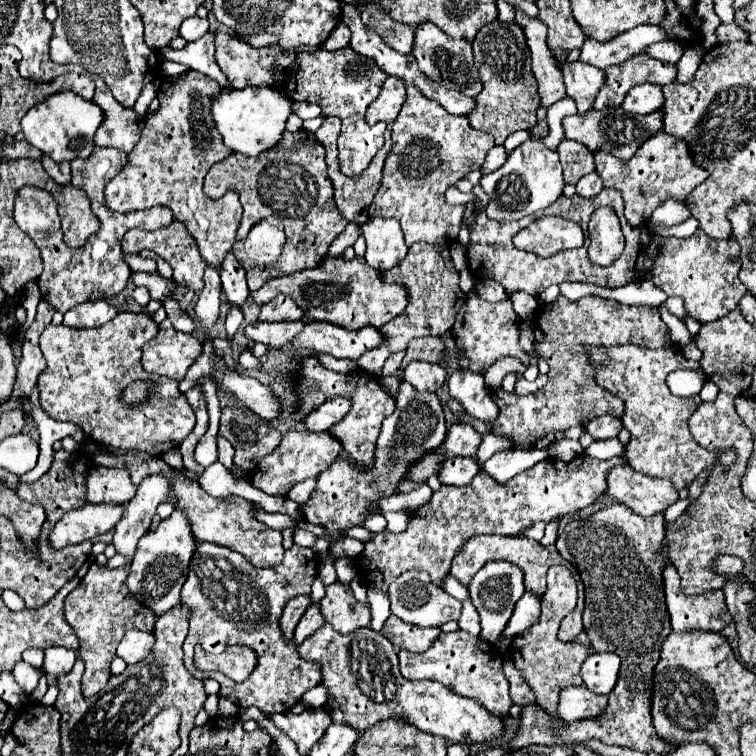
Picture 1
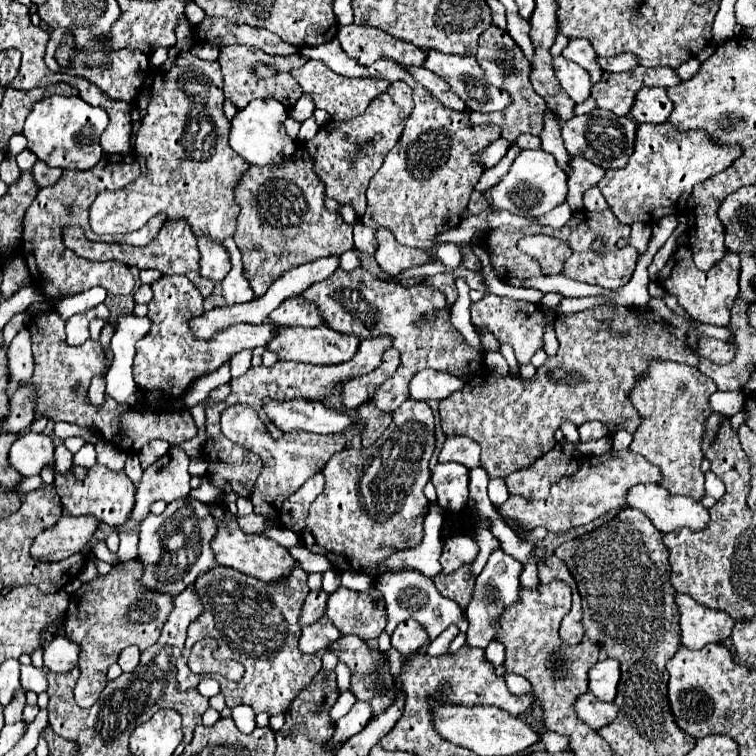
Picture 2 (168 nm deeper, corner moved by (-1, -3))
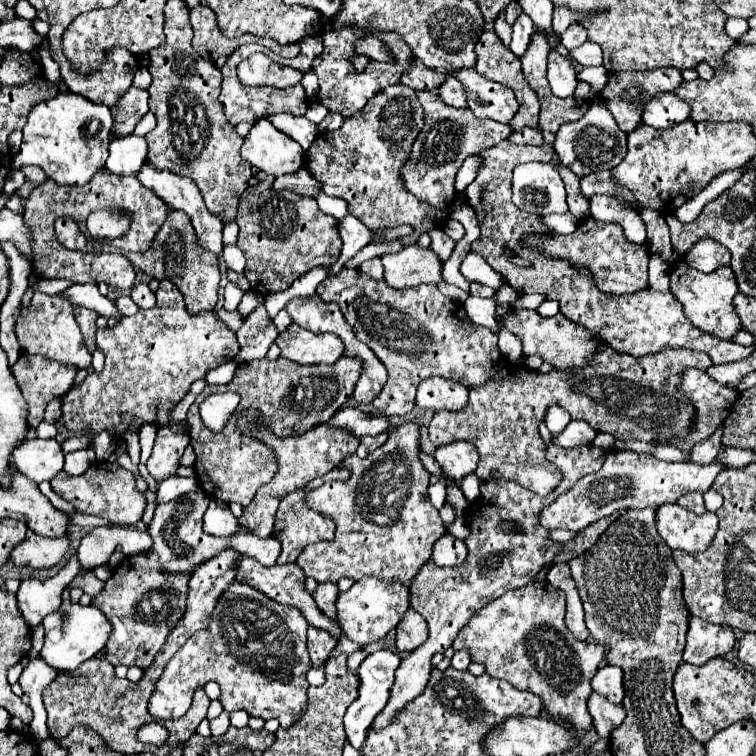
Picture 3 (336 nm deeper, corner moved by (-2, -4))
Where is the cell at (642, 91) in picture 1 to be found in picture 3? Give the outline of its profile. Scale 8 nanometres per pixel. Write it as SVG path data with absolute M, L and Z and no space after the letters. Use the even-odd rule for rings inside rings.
M660 92L644 108L642 122L652 128L672 128L690 116L690 106L676 94Z

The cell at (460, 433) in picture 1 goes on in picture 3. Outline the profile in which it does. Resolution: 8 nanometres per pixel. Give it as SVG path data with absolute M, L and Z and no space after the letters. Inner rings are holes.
M452 442L440 446L434 452L434 458L442 466L442 470L456 482L460 482L466 474L474 472L478 466L478 452L470 442Z

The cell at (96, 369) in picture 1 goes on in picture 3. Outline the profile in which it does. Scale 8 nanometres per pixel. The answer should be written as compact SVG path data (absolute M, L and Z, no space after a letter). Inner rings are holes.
M34 292L32 304L24 308L18 316L16 334L26 354L46 356L60 364L72 364L76 368L86 368L86 370L90 370L92 366L92 354L86 350L86 344L80 336L78 324L74 320L72 304L66 302L62 296L48 296L42 292Z

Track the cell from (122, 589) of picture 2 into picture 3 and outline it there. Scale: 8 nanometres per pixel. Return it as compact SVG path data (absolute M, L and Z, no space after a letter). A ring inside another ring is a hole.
M152 552L124 558L114 574L106 580L102 592L92 598L92 606L100 608L100 612L106 614L108 622L112 624L110 638L96 656L102 656L114 666L124 664L138 666L142 670L148 668L162 648L166 636L184 614L188 580L190 572L164 572L158 564L158 556Z

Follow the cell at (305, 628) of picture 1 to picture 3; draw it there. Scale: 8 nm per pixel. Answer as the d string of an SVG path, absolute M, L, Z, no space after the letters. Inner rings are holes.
M314 626L308 628L308 652L310 652L312 666L320 666L328 658L334 646L336 646L336 638L330 636L330 632Z

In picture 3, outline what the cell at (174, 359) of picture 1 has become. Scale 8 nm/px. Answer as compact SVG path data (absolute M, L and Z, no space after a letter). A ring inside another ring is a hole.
M160 280L156 290L156 306L150 310L140 310L138 314L124 318L112 328L98 330L98 348L106 356L106 364L102 372L92 372L80 386L70 388L62 396L62 416L66 426L74 432L86 430L98 434L100 430L108 430L112 436L120 436L132 422L142 424L158 424L164 426L168 420L168 412L186 396L190 386L196 380L202 380L210 368L216 368L224 362L230 362L240 352L240 344L234 330L228 330L226 324L212 312L190 314L184 304L182 292L170 280Z

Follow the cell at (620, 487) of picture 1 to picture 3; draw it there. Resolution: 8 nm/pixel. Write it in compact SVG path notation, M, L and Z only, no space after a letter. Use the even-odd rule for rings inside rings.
M662 504L656 510L656 530L672 550L702 552L714 540L718 518L714 512L696 516L678 504Z

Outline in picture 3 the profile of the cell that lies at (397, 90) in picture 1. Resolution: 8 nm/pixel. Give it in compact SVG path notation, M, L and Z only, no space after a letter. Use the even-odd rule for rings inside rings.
M398 82L370 98L364 110L346 118L338 130L318 134L308 148L306 166L322 184L324 194L348 200L350 212L368 228L384 230L400 224L414 226L416 232L404 238L406 244L414 244L422 232L440 226L442 220L442 212L418 198L414 198L414 202L394 202L400 192L400 166L408 160L410 146L422 130L422 124L422 106L416 92Z

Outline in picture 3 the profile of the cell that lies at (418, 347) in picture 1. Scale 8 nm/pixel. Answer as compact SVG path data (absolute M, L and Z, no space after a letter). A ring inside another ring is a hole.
M342 268L318 284L316 294L326 302L336 302L360 342L384 362L388 382L374 398L374 408L384 416L406 416L412 412L416 386L428 376L444 376L466 388L482 386L502 366L498 338L490 328L474 326L458 302L446 298L438 286L396 290L386 282L376 282L354 268ZM454 302L454 304L452 304Z

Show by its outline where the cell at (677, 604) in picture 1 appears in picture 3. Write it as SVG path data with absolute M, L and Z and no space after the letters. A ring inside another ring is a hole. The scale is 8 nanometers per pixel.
M690 616L688 640L684 660L690 664L706 664L716 656L724 656L734 648L734 632L724 624L708 624L696 616Z

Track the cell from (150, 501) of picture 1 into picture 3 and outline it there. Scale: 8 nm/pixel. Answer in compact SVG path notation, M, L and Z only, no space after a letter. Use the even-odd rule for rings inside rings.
M164 426L158 430L152 456L148 460L148 472L156 482L176 476L184 448L190 442L188 426Z

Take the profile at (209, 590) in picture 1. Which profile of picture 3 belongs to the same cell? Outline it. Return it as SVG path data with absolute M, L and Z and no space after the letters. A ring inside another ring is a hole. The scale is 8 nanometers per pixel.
M234 580L230 588L220 596L208 628L194 632L194 636L188 638L182 650L178 650L172 656L172 660L166 664L160 680L156 682L156 690L150 698L148 706L150 714L156 720L170 720L184 716L186 710L190 708L194 690L214 680L222 690L220 702L224 710L228 712L246 710L250 716L258 716L264 720L278 718L280 726L292 726L306 708L306 690L308 690L306 672L310 668L310 658L306 650L306 630L308 622L302 616L302 612L298 612L298 608L290 608L286 604L282 606L270 600L266 594L258 592L256 588L250 588Z

